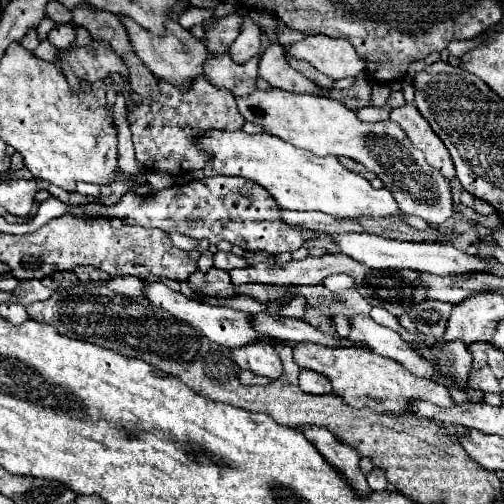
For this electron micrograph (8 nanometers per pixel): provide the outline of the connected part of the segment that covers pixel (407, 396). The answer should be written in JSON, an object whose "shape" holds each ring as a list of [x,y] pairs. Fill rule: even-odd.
{"shape":[[[298,343],[292,349],[294,349],[294,359],[300,367],[326,375],[334,387],[334,395],[342,397],[346,405],[352,405],[354,409],[370,407],[376,413],[392,413],[400,417],[410,411],[412,401],[430,401],[442,407],[454,405],[454,399],[450,397],[444,385],[438,385],[436,381],[430,379],[416,377],[408,369],[404,369],[398,361],[386,359],[382,355],[372,355],[366,349],[358,349],[358,347],[330,349],[314,343]]]}

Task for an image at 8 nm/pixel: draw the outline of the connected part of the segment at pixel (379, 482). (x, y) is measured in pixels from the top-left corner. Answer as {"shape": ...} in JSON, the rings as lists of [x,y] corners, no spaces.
{"shape":[[[372,469],[366,475],[366,479],[368,479],[368,485],[372,491],[386,491],[386,487],[388,487],[388,481],[386,481],[382,469]]]}

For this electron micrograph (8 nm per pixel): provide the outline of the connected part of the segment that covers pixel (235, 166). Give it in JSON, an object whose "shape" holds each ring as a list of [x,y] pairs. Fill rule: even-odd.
{"shape":[[[212,131],[200,137],[198,143],[200,149],[206,149],[212,155],[204,167],[206,177],[236,175],[256,181],[272,193],[282,209],[320,211],[336,219],[402,217],[398,203],[386,187],[374,189],[364,177],[344,169],[336,157],[318,157],[306,149],[288,145],[270,133],[248,135],[244,131]]]}

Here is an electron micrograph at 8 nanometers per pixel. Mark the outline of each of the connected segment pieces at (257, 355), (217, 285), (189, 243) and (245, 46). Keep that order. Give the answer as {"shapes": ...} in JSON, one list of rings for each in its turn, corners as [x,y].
{"shapes":[[[[250,343],[246,347],[232,349],[232,355],[240,369],[250,369],[252,373],[270,377],[272,381],[282,375],[282,361],[268,343]]],[[[214,267],[210,271],[206,271],[206,273],[202,273],[202,271],[192,273],[190,279],[188,279],[188,285],[190,285],[192,291],[208,295],[208,297],[228,299],[228,297],[236,295],[236,287],[232,285],[230,275],[226,271],[214,269]]],[[[172,233],[172,235],[168,235],[168,237],[170,237],[172,245],[178,245],[178,247],[184,249],[184,251],[194,251],[194,249],[200,245],[200,241],[190,239],[190,237],[186,237],[186,235],[180,235],[180,233]]],[[[244,15],[244,27],[238,39],[230,45],[230,57],[236,63],[244,63],[260,51],[260,27],[252,21],[250,15]]]]}

